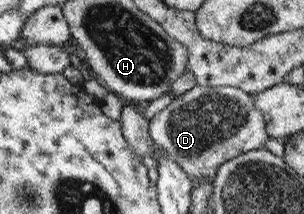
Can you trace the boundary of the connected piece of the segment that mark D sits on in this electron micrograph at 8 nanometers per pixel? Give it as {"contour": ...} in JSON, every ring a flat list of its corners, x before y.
{"contour":[[196,85,176,98,149,120,149,133,156,149,166,151,188,173,193,184,212,181,219,166,245,152,264,148,269,135,264,115,257,109,253,96,236,87,210,88]]}

